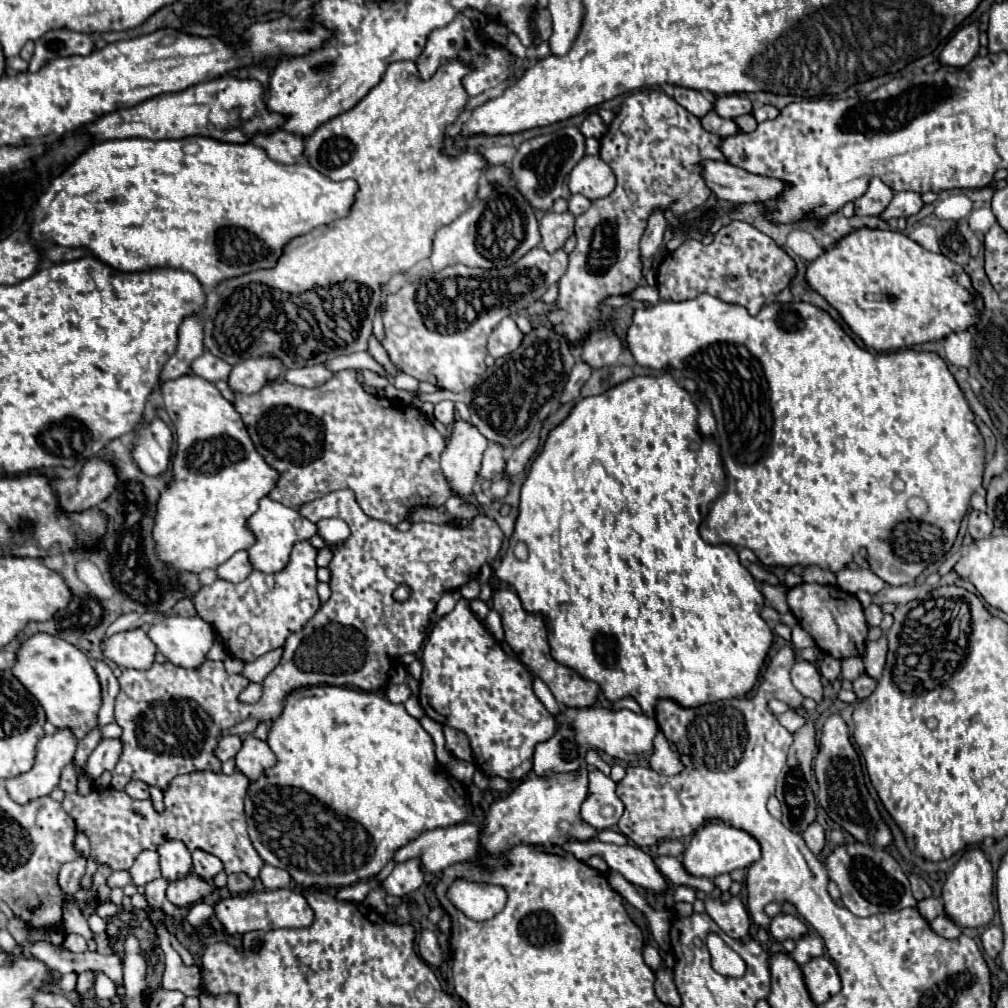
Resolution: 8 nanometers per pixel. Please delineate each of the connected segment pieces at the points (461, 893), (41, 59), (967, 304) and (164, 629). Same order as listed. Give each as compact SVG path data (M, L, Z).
M455 879L447 889L447 897L459 911L475 921L485 921L497 915L507 901L507 893L501 885L475 883L467 879Z
M57 29L45 33L35 41L35 51L29 61L29 71L41 69L51 59L71 57L71 55L89 55L95 49L95 39L91 33L77 33L69 29Z
M861 227L843 235L833 247L825 249L823 255L807 263L805 281L813 291L825 297L833 309L837 309L861 341L875 351L897 351L925 341L939 341L951 331L961 331L973 325L981 311L981 305L975 301L971 281L961 265L949 261L941 253L925 251L907 235L891 229L881 231Z
M169 615L149 629L149 639L171 663L181 667L197 667L211 649L215 635L207 621L199 615Z

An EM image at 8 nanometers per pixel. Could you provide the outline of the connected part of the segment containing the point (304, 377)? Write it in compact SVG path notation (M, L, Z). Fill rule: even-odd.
M323 365L317 367L305 367L305 369L289 369L289 373L285 373L283 381L301 385L301 387L319 387L325 381L329 381L335 373Z

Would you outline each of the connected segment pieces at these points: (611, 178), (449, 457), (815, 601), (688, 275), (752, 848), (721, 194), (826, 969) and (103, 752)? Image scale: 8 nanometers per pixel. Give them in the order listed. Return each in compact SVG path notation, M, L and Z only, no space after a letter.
M585 155L569 177L571 193L581 193L587 199L603 199L615 189L615 175L599 155Z
M463 419L453 421L449 441L441 453L441 469L455 495L469 497L477 483L477 469L489 441L479 429Z
M801 583L787 593L787 603L791 613L797 617L797 623L815 639L817 647L835 657L863 657L865 655L865 639L867 639L867 621L861 609L861 603L855 595L841 591L831 585L813 585Z
M731 221L715 233L711 245L687 239L671 251L657 271L657 287L663 301L687 301L701 293L709 293L725 303L745 307L751 315L757 315L771 295L777 295L789 285L793 275L793 259L777 247L771 237L763 235L749 223Z
M717 821L703 825L687 845L683 853L683 865L689 873L701 875L701 877L717 877L721 873L731 873L733 869L745 869L751 867L761 859L761 845L755 837L745 833L743 829L735 829L729 823Z
M705 161L705 181L719 199L731 203L769 203L789 187L783 179L755 175L721 161Z
M813 957L805 965L801 965L807 991L811 999L819 1005L831 999L841 991L841 977L837 973L837 967L827 957Z
M101 739L95 751L87 761L87 773L97 779L103 771L111 771L121 755L121 741L119 739Z

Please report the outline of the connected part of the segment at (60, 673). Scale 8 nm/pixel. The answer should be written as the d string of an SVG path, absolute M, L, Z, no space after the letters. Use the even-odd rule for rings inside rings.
M35 633L23 641L17 649L17 659L11 673L41 703L47 719L55 727L69 727L77 739L83 739L97 725L97 711L101 707L101 685L97 673L93 671L89 659L61 637Z

